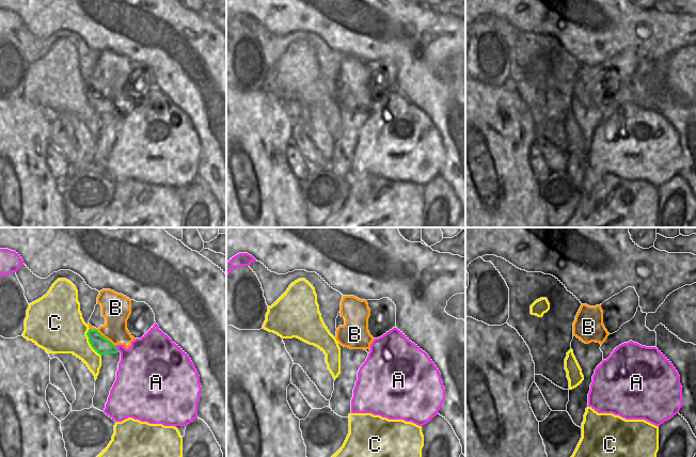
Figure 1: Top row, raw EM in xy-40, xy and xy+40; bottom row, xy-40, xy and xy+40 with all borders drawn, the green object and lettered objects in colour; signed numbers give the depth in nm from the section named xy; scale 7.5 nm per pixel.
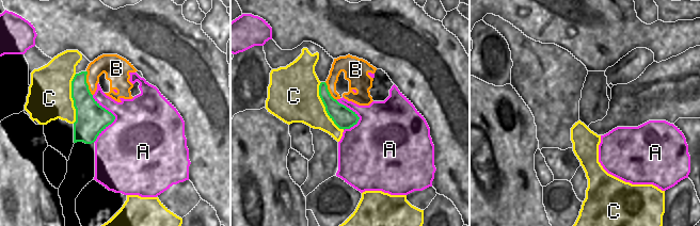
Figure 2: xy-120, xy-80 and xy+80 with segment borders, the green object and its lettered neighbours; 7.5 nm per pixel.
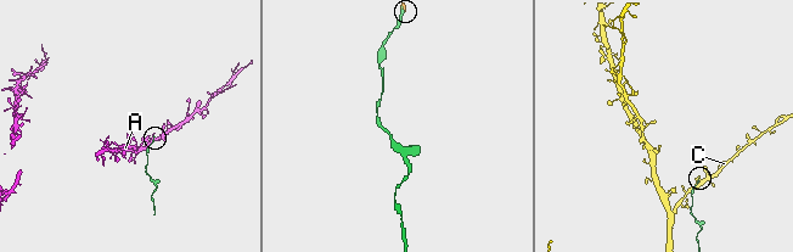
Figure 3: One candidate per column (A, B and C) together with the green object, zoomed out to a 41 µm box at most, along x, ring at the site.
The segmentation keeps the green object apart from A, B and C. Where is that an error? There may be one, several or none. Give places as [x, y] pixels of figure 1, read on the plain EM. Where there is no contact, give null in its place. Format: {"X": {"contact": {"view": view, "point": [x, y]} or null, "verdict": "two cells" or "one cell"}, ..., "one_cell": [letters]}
{"A": {"contact": {"view": "xy-40", "point": [116, 109]}, "verdict": "two cells"}, "B": {"contact": {"view": "xy-40", "point": [103, 97]}, "verdict": "one cell"}, "C": {"contact": {"view": "xy-40", "point": [89, 101]}, "verdict": "two cells"}, "one_cell": ["B"]}

